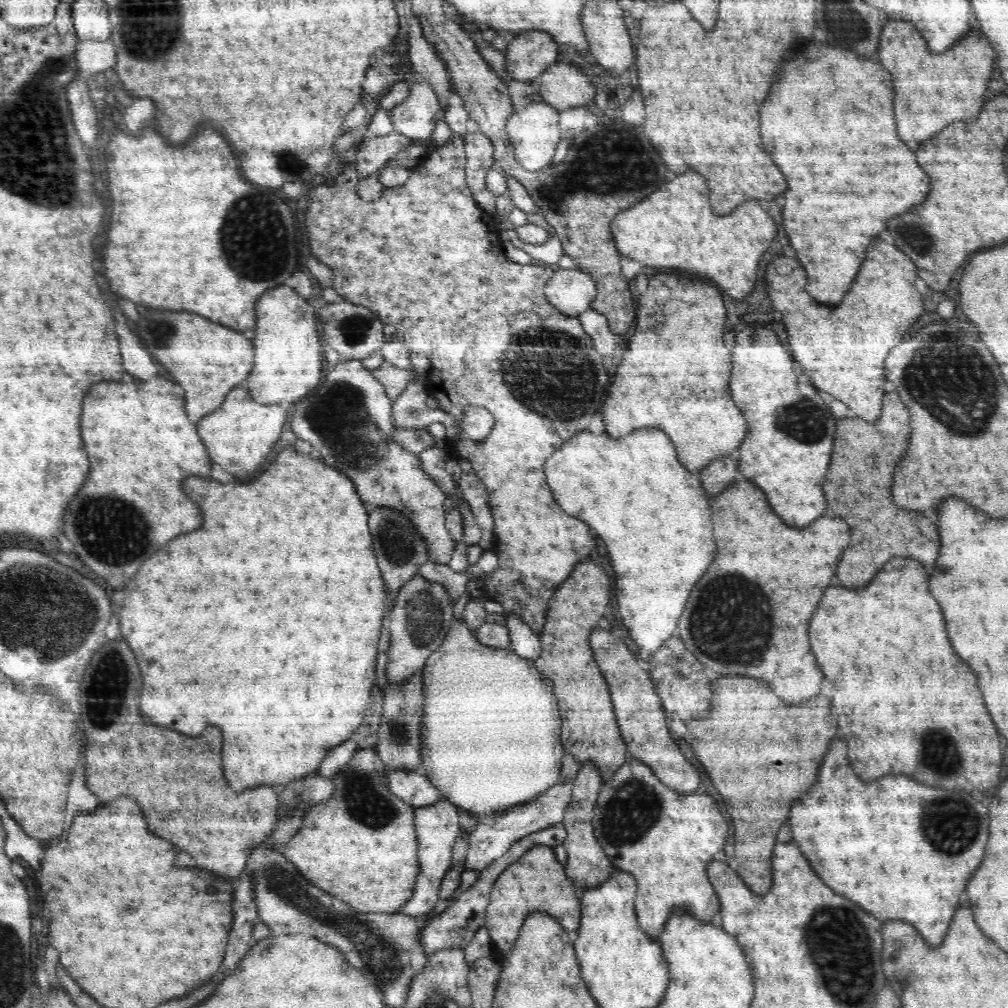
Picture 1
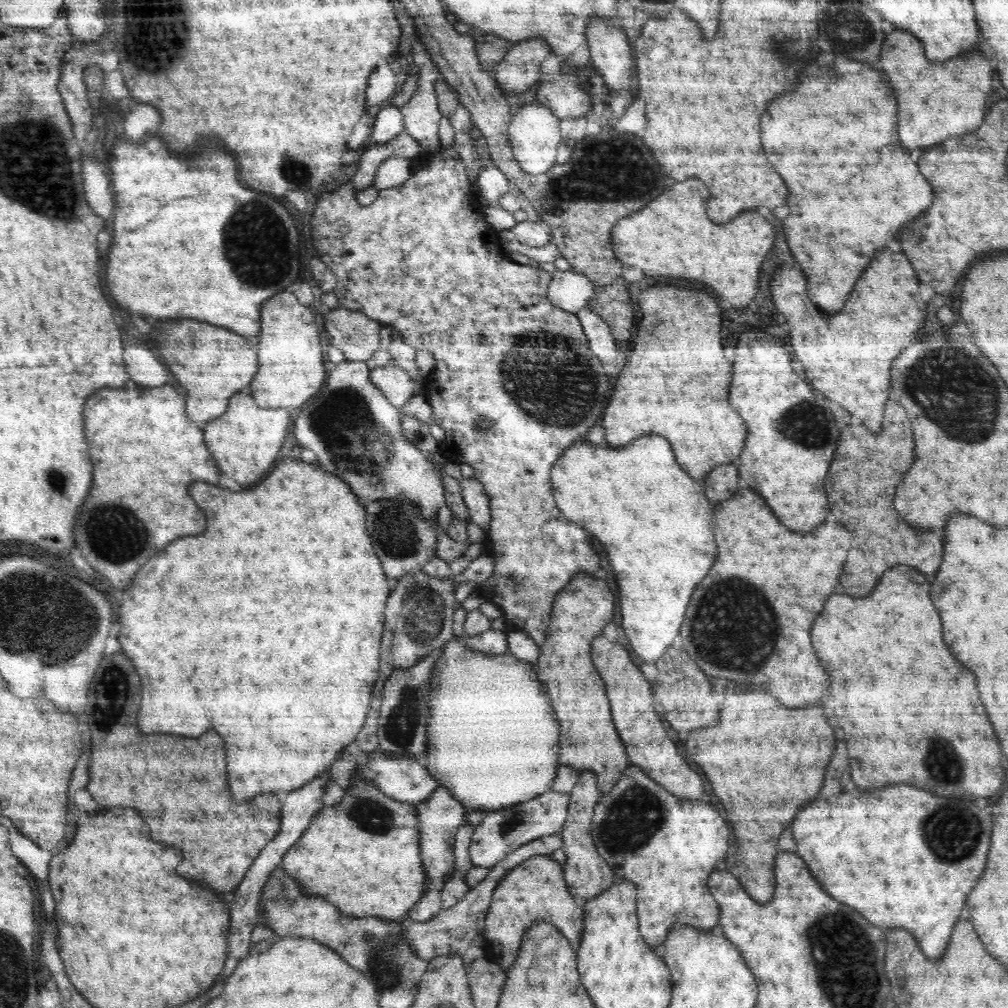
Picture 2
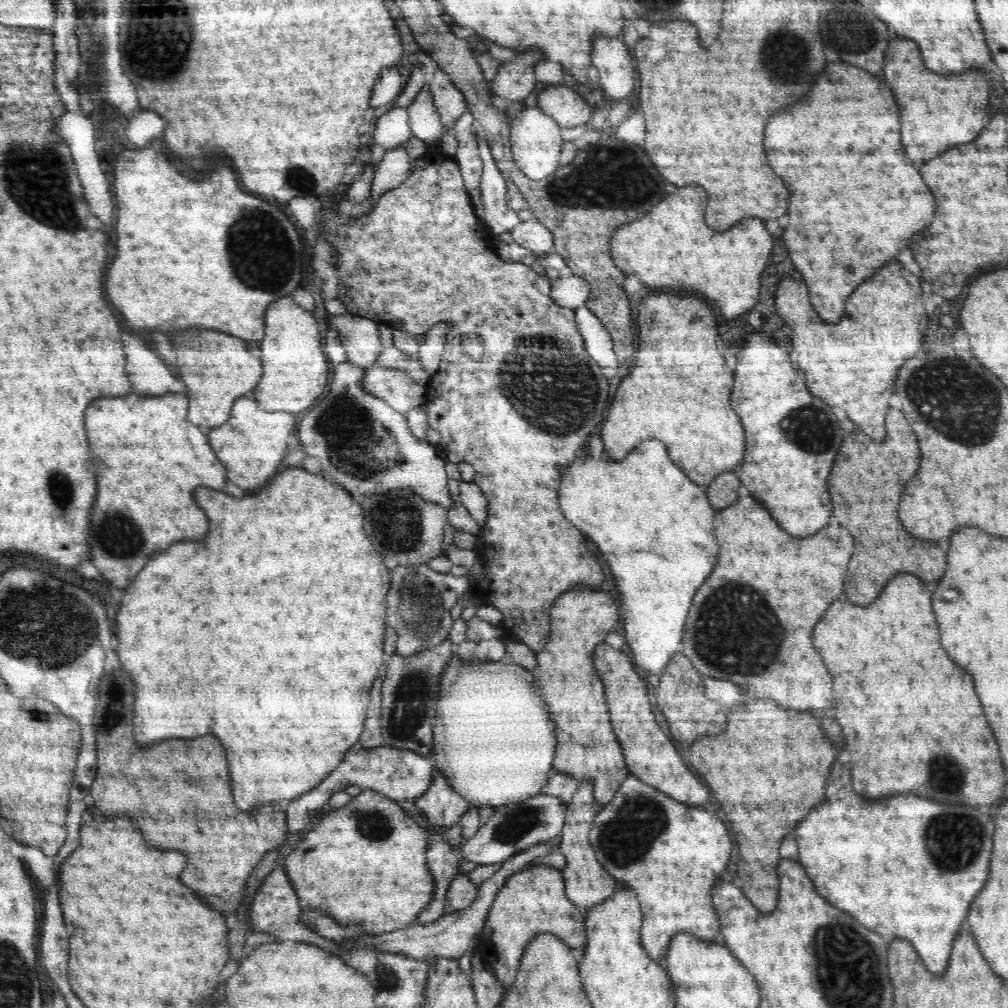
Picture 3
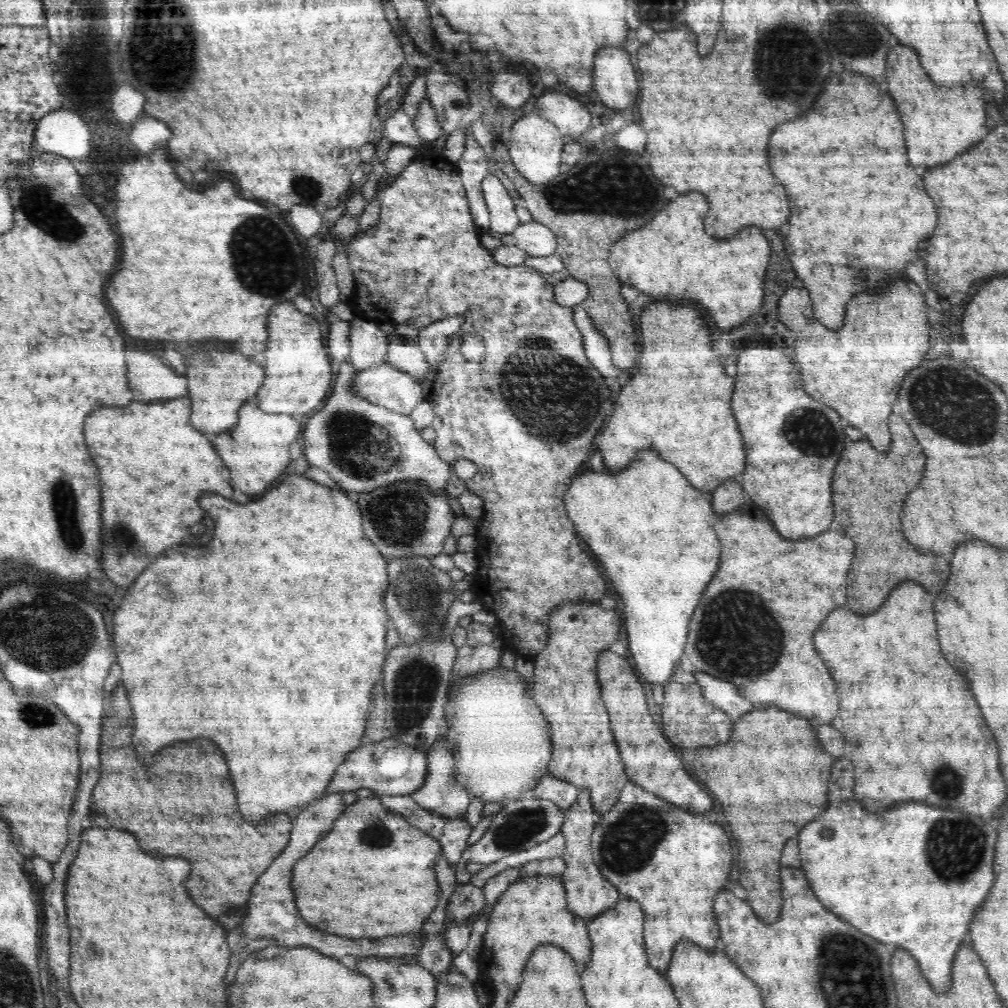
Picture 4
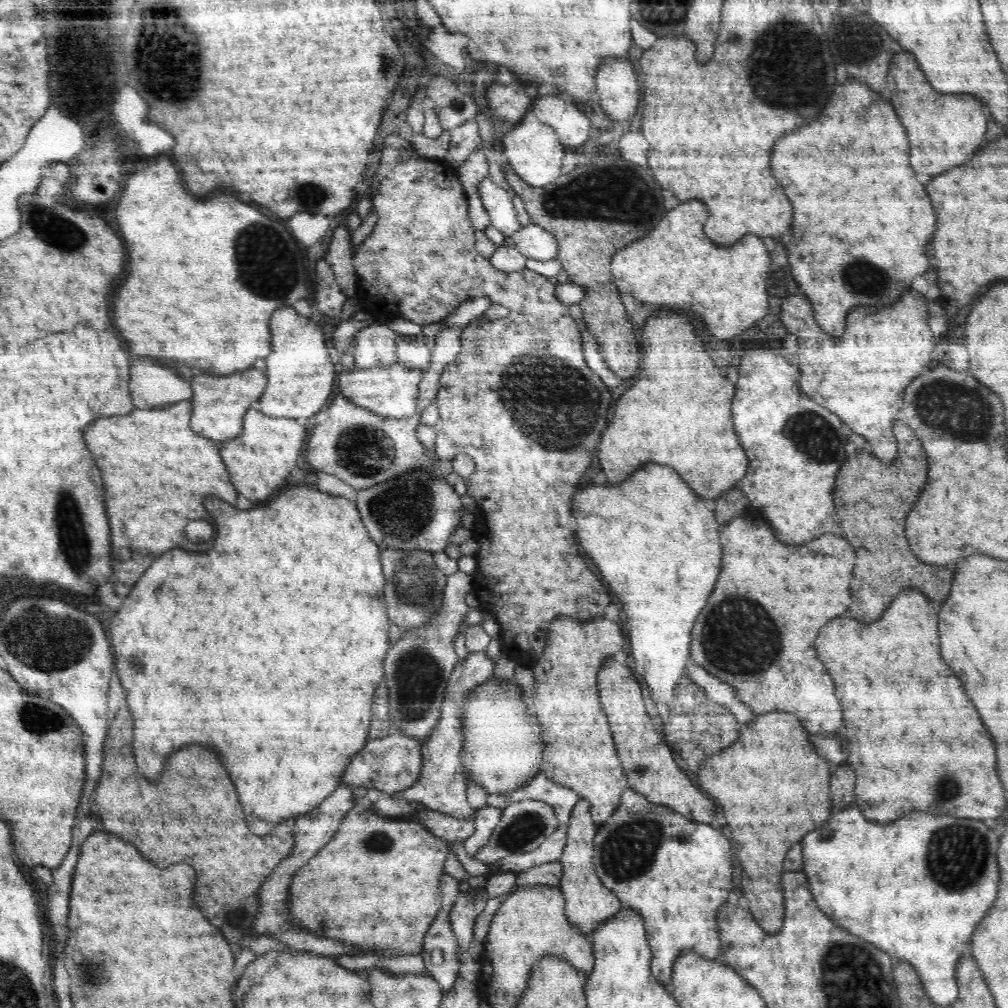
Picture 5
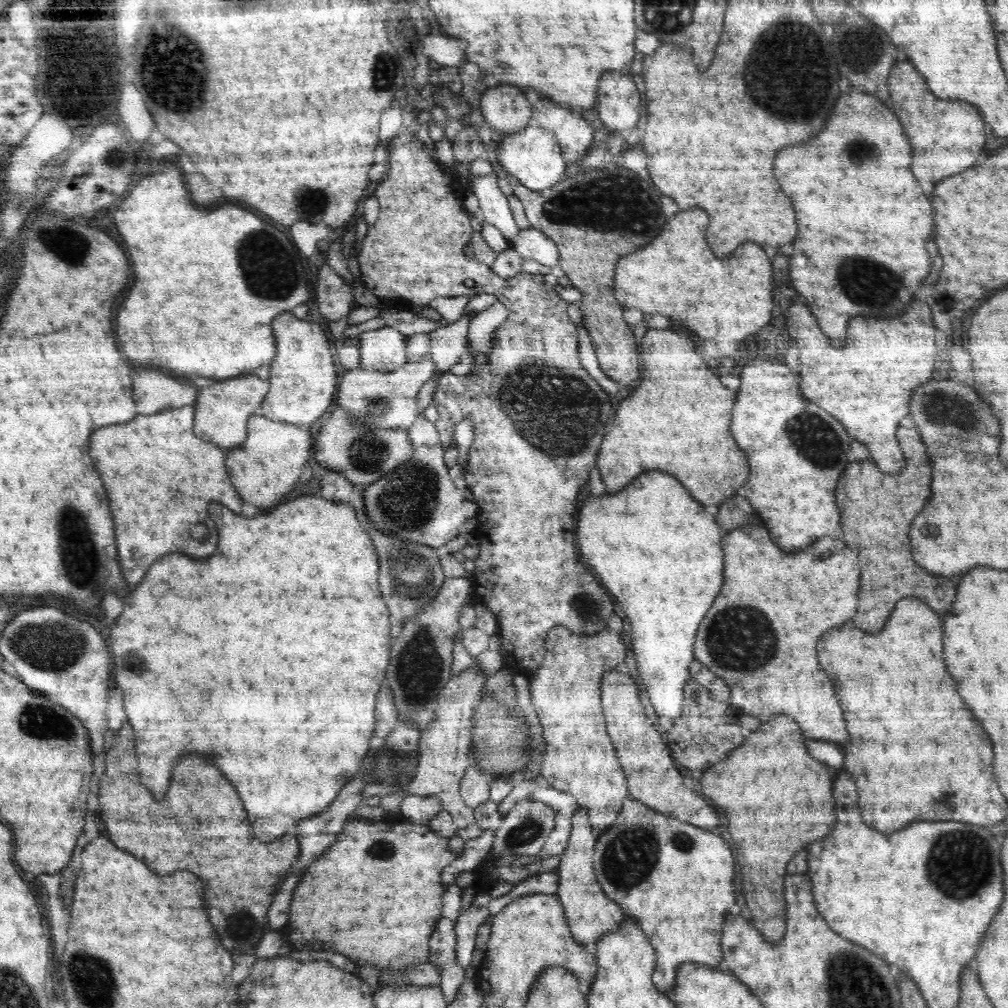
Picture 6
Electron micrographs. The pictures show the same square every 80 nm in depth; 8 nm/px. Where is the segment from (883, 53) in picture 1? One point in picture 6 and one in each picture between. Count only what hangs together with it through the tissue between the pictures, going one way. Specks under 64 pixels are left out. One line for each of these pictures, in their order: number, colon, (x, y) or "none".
2: (935, 103)
3: (937, 113)
4: (940, 122)
5: (944, 130)
6: (947, 136)

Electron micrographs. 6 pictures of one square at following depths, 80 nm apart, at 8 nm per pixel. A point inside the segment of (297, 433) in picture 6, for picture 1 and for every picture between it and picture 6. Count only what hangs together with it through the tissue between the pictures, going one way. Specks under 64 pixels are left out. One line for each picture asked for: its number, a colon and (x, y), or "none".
1: (239, 436)
2: (244, 440)
3: (251, 445)
4: (257, 451)
5: (261, 458)

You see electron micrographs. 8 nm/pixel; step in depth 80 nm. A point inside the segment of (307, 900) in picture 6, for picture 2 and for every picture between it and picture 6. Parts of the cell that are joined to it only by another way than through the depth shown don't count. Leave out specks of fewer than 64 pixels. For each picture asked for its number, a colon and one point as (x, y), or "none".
2: (363, 855)
3: (366, 861)
4: (380, 867)
5: (388, 871)

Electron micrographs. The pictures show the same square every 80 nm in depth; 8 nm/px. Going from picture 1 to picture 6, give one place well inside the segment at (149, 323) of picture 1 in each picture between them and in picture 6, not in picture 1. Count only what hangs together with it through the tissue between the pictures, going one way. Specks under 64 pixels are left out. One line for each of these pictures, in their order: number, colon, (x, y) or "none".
2: (211, 364)
3: (216, 368)
4: (219, 384)
5: (219, 403)
6: (222, 411)

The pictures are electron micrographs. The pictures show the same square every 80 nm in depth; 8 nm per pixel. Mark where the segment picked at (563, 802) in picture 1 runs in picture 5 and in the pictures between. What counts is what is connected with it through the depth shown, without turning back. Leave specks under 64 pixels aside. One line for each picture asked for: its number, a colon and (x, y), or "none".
2: (501, 832)
3: (513, 828)
4: (522, 823)
5: (525, 825)

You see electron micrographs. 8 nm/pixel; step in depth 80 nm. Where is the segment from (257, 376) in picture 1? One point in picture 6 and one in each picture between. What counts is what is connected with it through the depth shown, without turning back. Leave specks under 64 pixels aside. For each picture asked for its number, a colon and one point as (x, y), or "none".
2: (291, 363)
3: (295, 374)
4: (298, 375)
5: (301, 375)
6: (302, 383)

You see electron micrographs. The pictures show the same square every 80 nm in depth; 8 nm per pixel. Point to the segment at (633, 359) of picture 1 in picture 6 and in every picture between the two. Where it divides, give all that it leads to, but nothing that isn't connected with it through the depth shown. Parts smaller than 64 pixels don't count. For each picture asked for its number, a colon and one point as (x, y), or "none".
2: (678, 346)
3: (679, 391)
4: (683, 408)
5: (678, 413)
6: (683, 429)

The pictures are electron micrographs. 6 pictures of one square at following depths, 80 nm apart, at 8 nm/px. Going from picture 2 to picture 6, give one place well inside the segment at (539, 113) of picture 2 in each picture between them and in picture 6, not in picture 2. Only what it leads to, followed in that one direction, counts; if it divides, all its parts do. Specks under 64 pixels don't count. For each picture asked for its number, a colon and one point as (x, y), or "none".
3: (535, 137)
4: (535, 144)
5: (533, 149)
6: (533, 156)

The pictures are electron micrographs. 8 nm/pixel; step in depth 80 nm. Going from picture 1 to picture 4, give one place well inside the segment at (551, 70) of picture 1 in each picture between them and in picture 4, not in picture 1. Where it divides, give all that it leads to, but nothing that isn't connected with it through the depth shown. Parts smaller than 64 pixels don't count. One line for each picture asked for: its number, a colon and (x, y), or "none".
2: (567, 97)
3: (564, 102)
4: (565, 110)

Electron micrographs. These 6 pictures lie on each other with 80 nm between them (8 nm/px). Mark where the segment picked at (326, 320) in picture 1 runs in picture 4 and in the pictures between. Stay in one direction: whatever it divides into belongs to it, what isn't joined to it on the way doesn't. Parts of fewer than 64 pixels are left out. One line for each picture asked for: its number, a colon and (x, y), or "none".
2: (358, 336)
3: (360, 336)
4: (368, 343)

